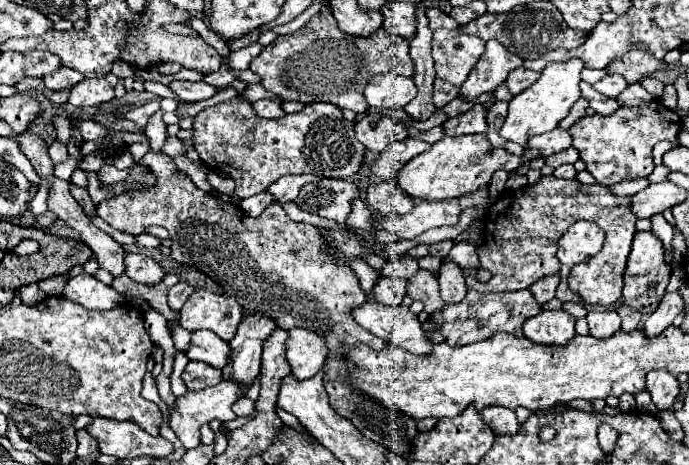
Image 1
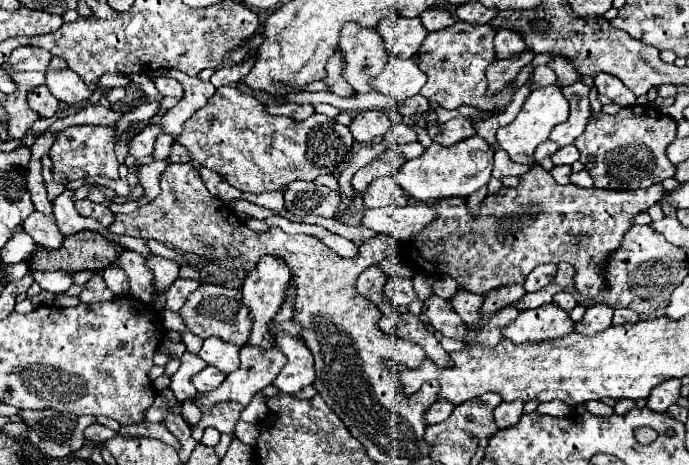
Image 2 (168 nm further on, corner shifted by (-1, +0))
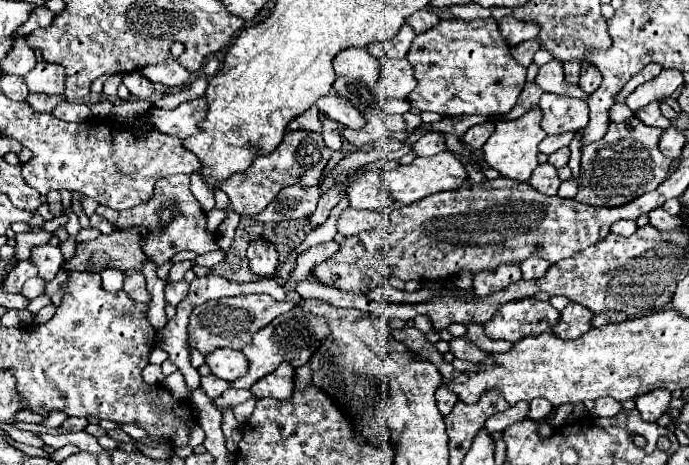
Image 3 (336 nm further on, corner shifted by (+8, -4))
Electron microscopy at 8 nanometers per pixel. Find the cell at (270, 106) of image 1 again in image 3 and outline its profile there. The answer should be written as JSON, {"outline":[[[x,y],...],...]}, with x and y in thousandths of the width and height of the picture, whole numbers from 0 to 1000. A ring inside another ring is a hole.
{"outline":[[[453,226],[450,234],[444,234],[435,252],[430,252],[427,260],[418,265],[418,282],[427,282],[427,277],[444,277],[444,282],[459,282],[464,286],[467,277],[467,265],[462,256],[462,230]]]}

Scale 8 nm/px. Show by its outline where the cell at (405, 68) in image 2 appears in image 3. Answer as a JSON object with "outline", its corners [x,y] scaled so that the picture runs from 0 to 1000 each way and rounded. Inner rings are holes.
{"outline":[[[552,127],[552,170],[546,178],[554,213],[589,213],[592,200],[604,187],[598,140],[589,127]]]}

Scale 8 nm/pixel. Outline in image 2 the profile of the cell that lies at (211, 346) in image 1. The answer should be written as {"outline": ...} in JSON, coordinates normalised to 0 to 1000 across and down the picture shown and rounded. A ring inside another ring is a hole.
{"outline":[[[303,725],[295,733],[289,768],[324,802],[347,794],[347,746],[332,742],[315,725]]]}

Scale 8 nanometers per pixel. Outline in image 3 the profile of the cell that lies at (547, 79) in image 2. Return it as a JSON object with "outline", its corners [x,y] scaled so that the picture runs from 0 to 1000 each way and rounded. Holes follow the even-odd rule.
{"outline":[[[798,131],[781,148],[778,161],[778,183],[787,187],[795,200],[810,200],[810,204],[824,204],[824,209],[839,209],[839,213],[853,213],[848,196],[842,196],[836,183],[824,183],[819,174],[819,153],[810,131]]]}

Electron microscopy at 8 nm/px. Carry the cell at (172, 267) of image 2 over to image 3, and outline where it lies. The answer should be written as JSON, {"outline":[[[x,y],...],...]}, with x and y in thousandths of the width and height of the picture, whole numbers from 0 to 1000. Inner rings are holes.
{"outline":[[[261,561],[261,566],[253,566],[247,587],[244,587],[244,604],[264,604],[267,600],[267,587],[279,574],[279,561]]]}

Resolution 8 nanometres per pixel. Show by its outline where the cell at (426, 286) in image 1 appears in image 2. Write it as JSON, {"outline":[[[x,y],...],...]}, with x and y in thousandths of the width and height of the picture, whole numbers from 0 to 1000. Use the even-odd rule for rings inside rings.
{"outline":[[[628,634],[623,647],[617,647],[614,673],[620,677],[620,686],[623,686],[626,699],[631,703],[631,712],[643,716],[646,725],[663,729],[663,703],[672,699],[672,690],[669,690],[669,682],[660,673],[660,665],[655,660],[652,647],[643,647],[640,639]]]}

